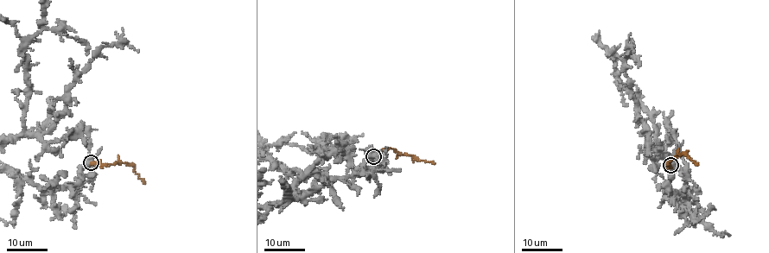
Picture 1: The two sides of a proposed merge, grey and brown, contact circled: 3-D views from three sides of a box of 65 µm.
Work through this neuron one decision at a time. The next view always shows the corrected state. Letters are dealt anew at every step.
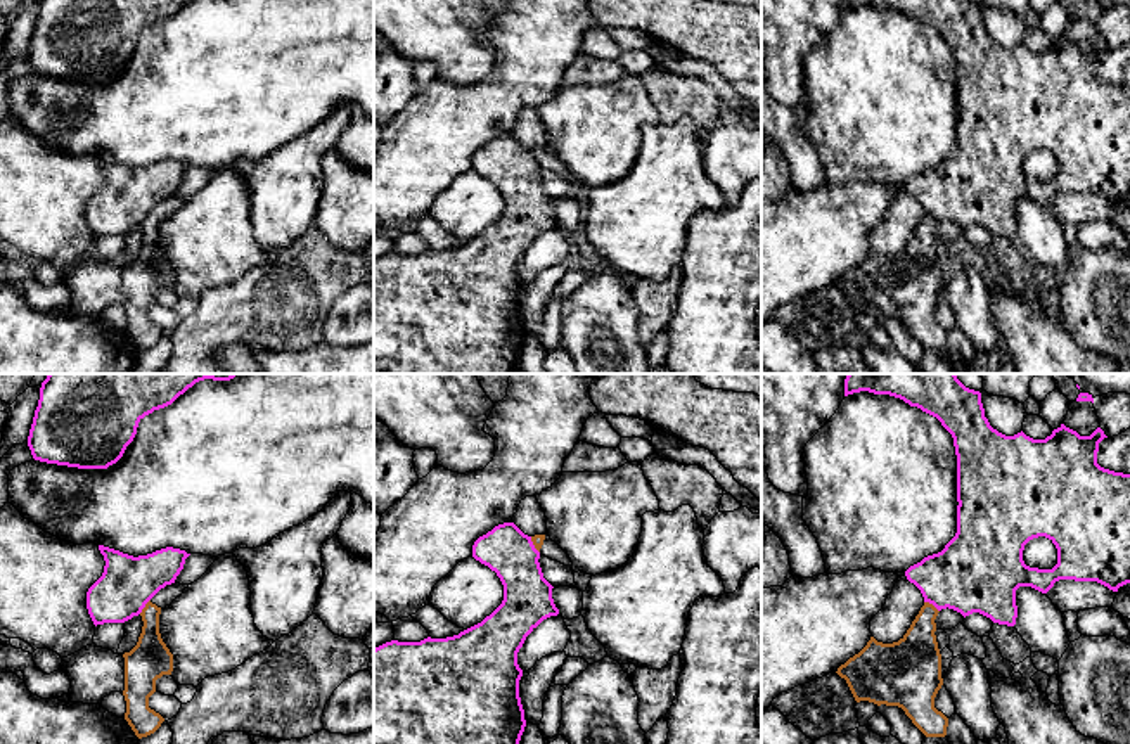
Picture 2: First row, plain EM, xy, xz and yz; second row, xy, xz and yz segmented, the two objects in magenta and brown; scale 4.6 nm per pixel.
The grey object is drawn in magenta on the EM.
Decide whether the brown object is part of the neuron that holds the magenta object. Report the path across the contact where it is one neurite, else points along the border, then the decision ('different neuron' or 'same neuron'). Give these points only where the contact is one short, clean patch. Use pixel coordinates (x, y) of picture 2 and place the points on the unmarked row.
border along yz (924, 213), (938, 224); different neuron

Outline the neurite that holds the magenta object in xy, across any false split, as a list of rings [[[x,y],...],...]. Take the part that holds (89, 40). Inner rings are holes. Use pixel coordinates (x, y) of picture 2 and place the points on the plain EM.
[[[40,0],[28,48],[35,73],[107,81],[137,47],[138,35],[189,0]]]

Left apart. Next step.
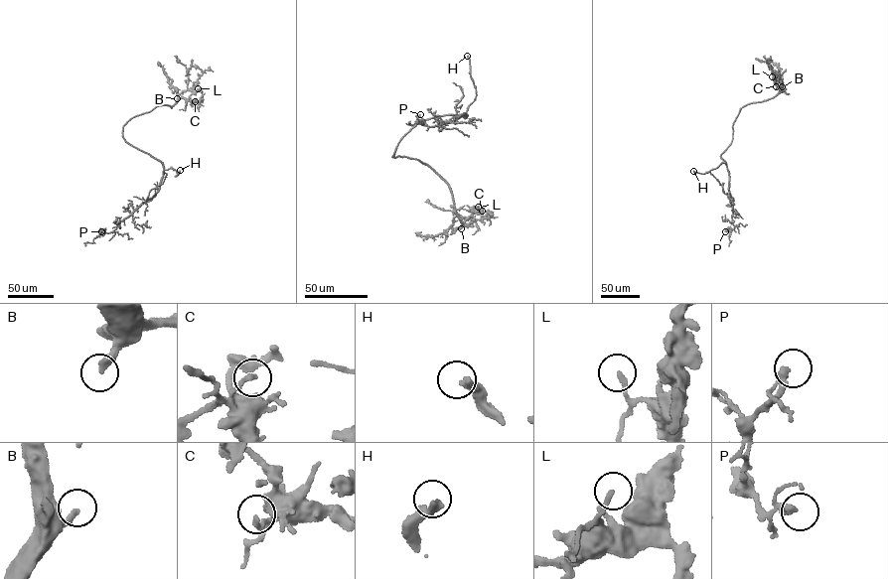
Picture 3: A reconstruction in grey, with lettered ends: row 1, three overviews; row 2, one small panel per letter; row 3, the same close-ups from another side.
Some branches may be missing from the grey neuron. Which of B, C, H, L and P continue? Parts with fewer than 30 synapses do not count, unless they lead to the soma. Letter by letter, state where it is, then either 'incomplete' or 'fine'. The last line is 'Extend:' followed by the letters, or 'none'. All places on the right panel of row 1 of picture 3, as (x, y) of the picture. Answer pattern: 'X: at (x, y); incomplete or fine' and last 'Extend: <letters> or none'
B: at (782, 86); incomplete
C: at (776, 86); fine
H: at (693, 171); incomplete
L: at (772, 76); fine
P: at (725, 231); fine
Extend: B, H

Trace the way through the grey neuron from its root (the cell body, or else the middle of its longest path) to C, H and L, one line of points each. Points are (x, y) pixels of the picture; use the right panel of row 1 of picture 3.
C: (727, 148), (740, 109), (772, 98), (782, 85), (776, 86)
H: (727, 148), (720, 156), (726, 165), (722, 163), (703, 174), (693, 171)
L: (727, 148), (740, 109), (772, 98), (778, 93), (781, 84), (772, 76)

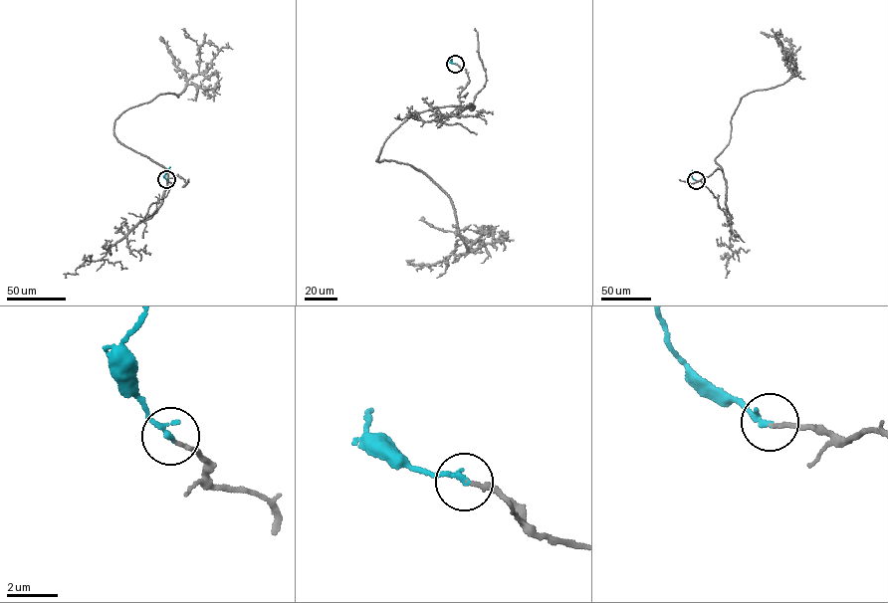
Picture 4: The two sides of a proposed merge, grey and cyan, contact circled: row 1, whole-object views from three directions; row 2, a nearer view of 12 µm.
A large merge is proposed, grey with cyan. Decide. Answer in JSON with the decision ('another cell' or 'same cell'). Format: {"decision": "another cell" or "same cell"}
{"decision": "same cell"}

